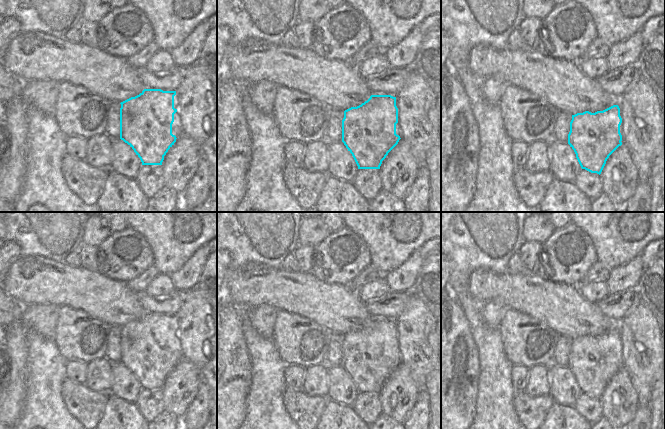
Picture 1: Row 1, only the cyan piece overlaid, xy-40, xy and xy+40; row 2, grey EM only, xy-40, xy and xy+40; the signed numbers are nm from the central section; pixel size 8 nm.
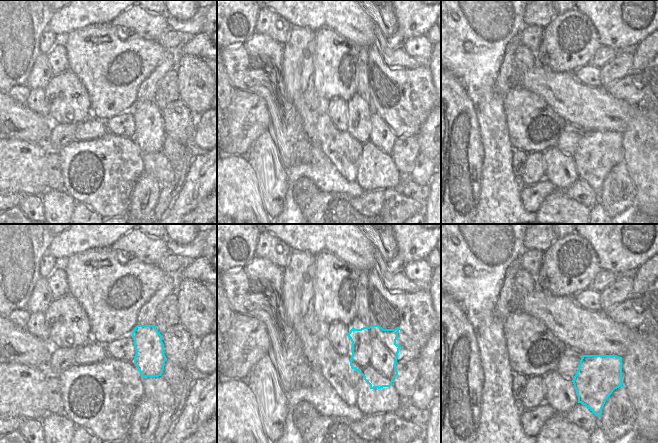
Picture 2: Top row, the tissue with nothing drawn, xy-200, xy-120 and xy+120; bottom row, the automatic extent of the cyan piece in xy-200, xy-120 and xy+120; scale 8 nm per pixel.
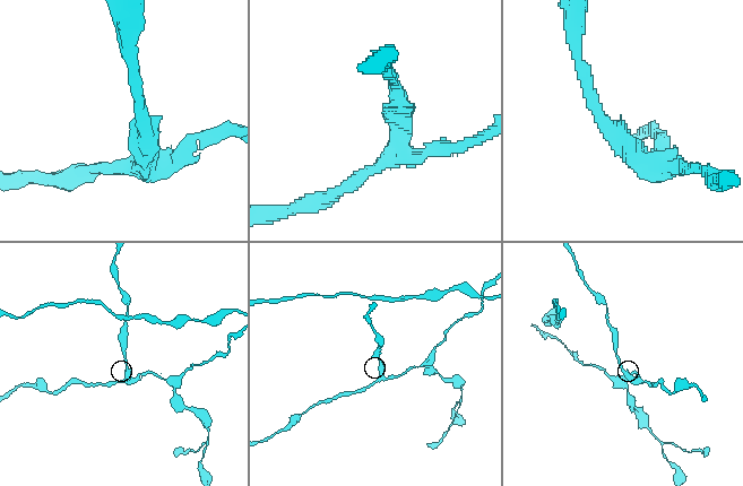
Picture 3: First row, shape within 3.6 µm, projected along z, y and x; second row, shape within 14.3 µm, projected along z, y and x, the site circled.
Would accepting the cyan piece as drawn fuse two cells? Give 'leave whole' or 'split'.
split

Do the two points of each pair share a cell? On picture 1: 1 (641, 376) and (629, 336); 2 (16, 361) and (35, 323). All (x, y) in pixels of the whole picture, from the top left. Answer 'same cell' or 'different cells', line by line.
1: same cell
2: different cells

